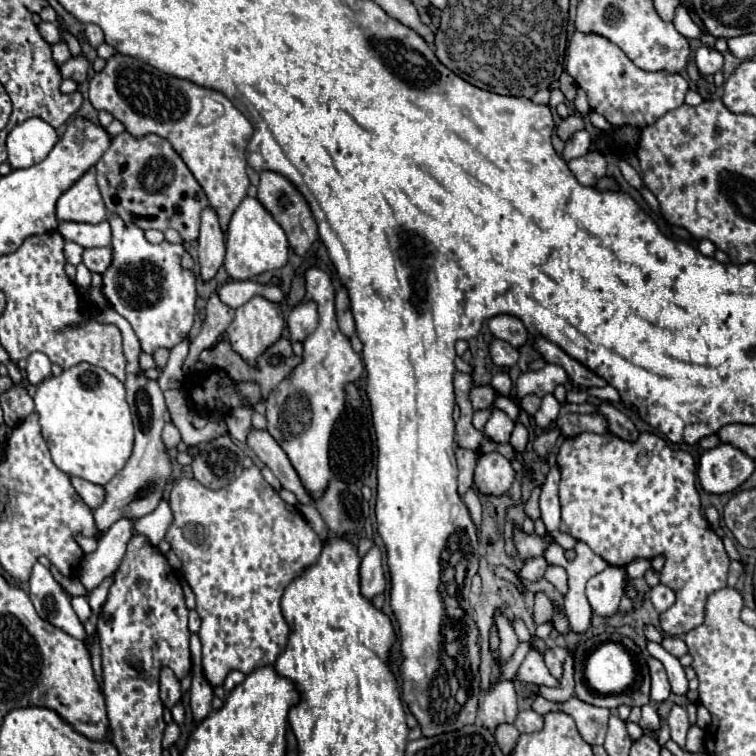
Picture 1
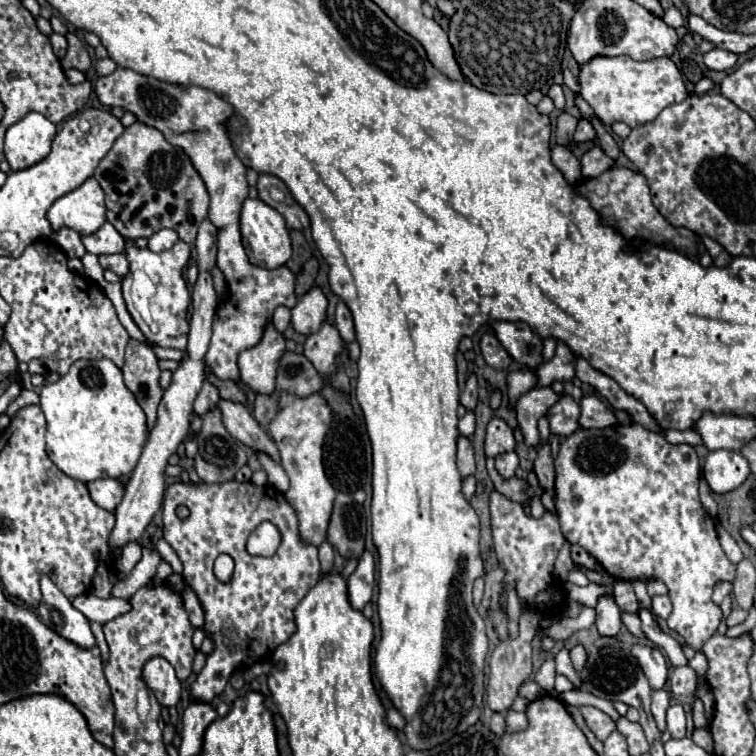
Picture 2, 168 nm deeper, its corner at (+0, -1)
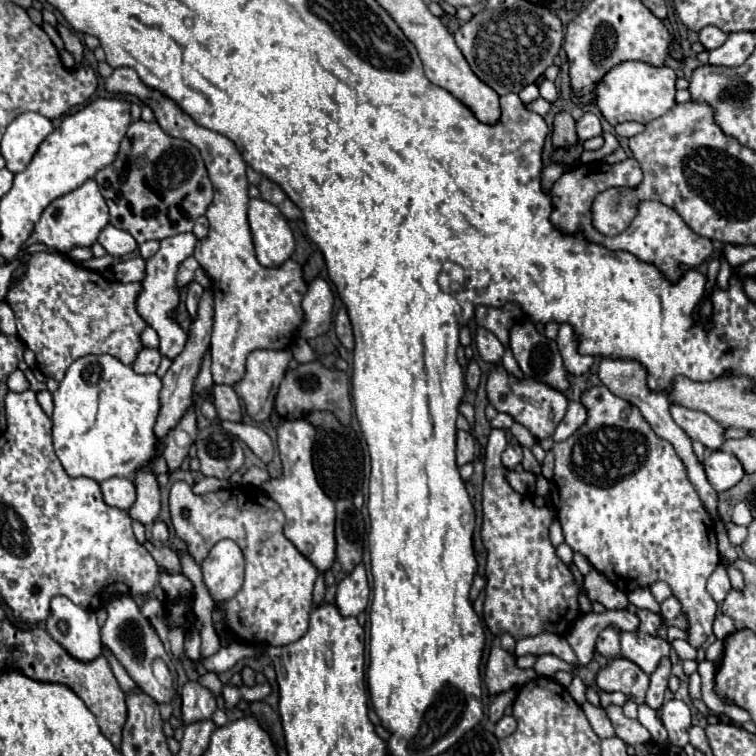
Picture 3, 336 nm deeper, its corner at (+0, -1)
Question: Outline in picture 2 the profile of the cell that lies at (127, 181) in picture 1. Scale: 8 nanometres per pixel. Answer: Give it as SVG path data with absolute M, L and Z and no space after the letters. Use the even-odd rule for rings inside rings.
M133 123L123 131L123 135L115 141L107 157L99 163L93 177L105 191L105 205L107 205L107 221L125 237L125 239L139 239L151 237L161 229L173 229L181 241L193 243L197 237L197 229L201 221L207 217L209 211L209 193L205 189L203 179L195 171L191 159L185 155L181 147L173 147L165 141L161 131L149 127L145 123Z

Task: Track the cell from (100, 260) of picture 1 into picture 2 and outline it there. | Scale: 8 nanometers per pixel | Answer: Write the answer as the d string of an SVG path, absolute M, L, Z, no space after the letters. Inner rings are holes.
M117 253L117 255L101 255L99 257L99 263L101 263L103 269L115 271L121 279L129 275L129 263L127 263L127 259L125 259L123 253Z

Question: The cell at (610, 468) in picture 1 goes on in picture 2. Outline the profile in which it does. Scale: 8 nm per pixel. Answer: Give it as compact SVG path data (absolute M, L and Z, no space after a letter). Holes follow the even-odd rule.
M617 423L617 425L611 425L611 427L603 427L603 429L577 429L575 433L571 433L563 441L563 445L559 449L559 455L555 459L555 509L557 509L557 515L559 515L559 523L561 523L561 533L565 535L565 539L569 543L575 543L575 545L583 547L617 581L635 581L635 579L639 579L639 581L649 581L649 579L663 581L669 587L669 597L673 601L673 611L667 619L667 625L669 625L669 629L677 631L685 639L685 643L689 647L693 647L695 651L699 651L703 647L703 643L709 637L715 635L715 631L721 623L721 617L723 617L721 607L711 601L711 593L713 593L715 583L721 581L721 579L733 581L733 577L735 577L735 565L729 563L729 559L725 557L725 553L719 545L719 539L717 539L715 523L701 505L699 481L697 481L699 469L701 469L699 459L697 459L697 453L691 445L671 445L663 435L643 429L639 423L629 423L629 425L619 425Z

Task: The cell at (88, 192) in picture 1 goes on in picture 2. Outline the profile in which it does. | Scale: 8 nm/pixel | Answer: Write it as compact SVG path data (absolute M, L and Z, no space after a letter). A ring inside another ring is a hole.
M89 177L75 191L59 197L47 211L53 231L69 227L79 235L91 235L105 223L105 193Z

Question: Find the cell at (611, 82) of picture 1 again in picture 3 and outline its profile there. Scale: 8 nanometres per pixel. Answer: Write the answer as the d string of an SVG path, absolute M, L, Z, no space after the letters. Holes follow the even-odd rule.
M625 61L613 67L613 71L607 71L605 79L597 83L595 105L611 125L617 125L623 121L637 121L647 125L653 119L665 115L675 105L675 91L677 91L675 81L677 81L677 75L667 65L653 67L643 61Z

